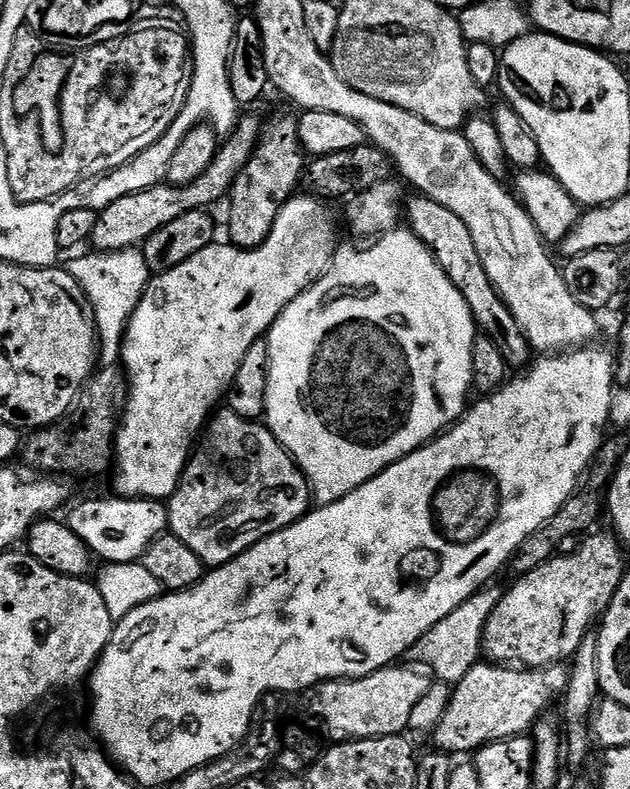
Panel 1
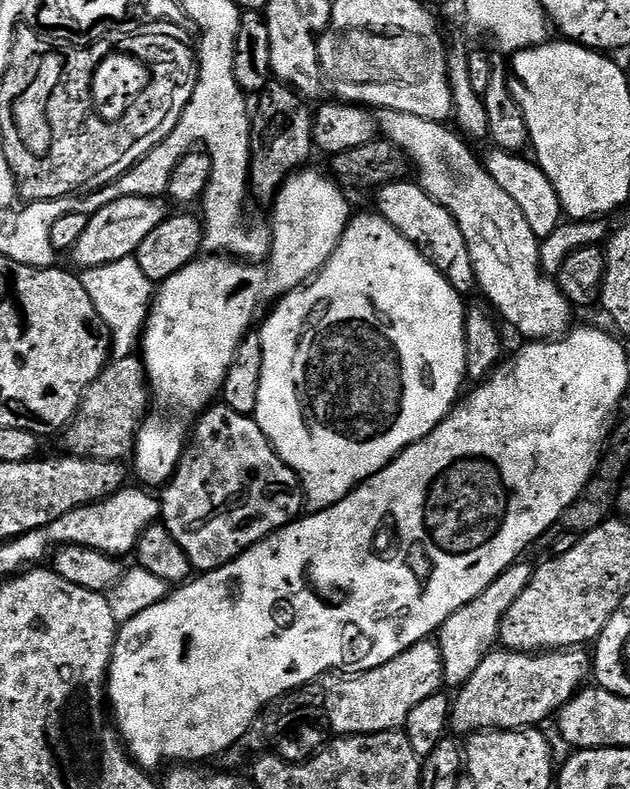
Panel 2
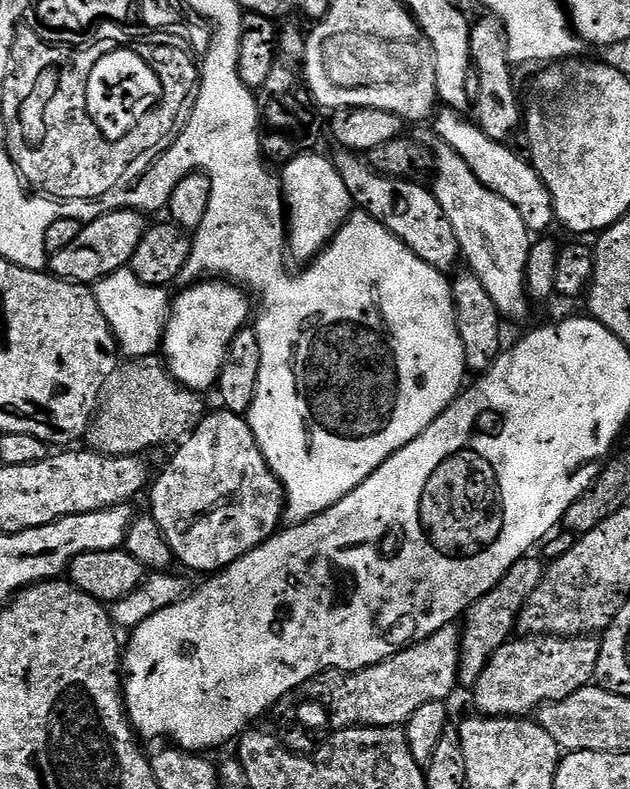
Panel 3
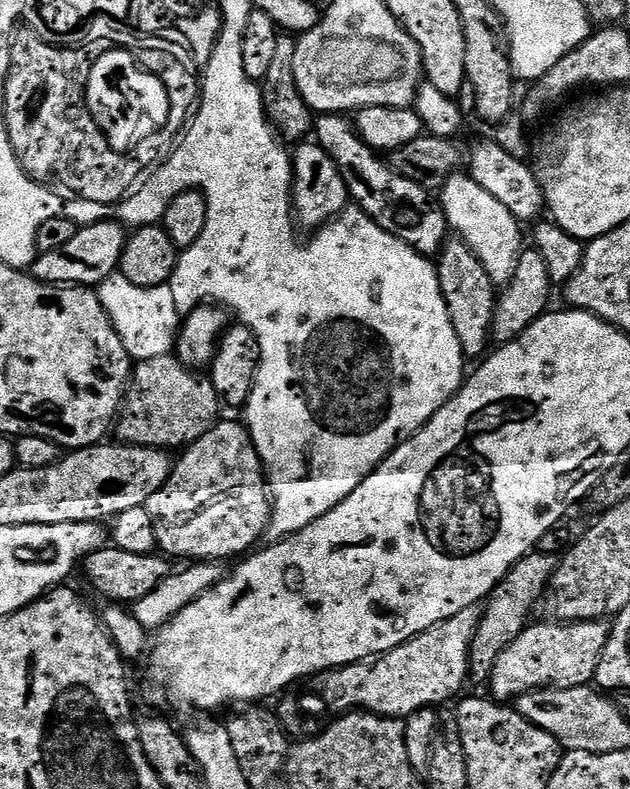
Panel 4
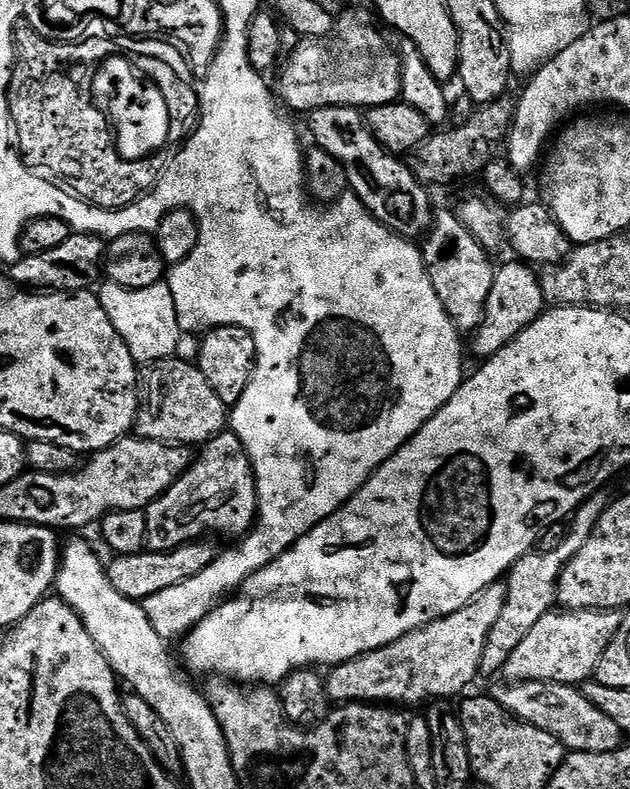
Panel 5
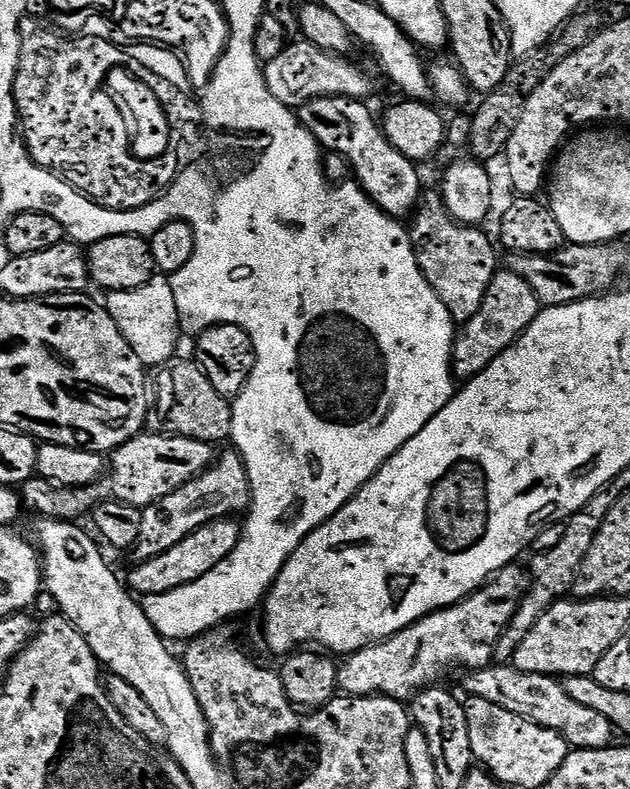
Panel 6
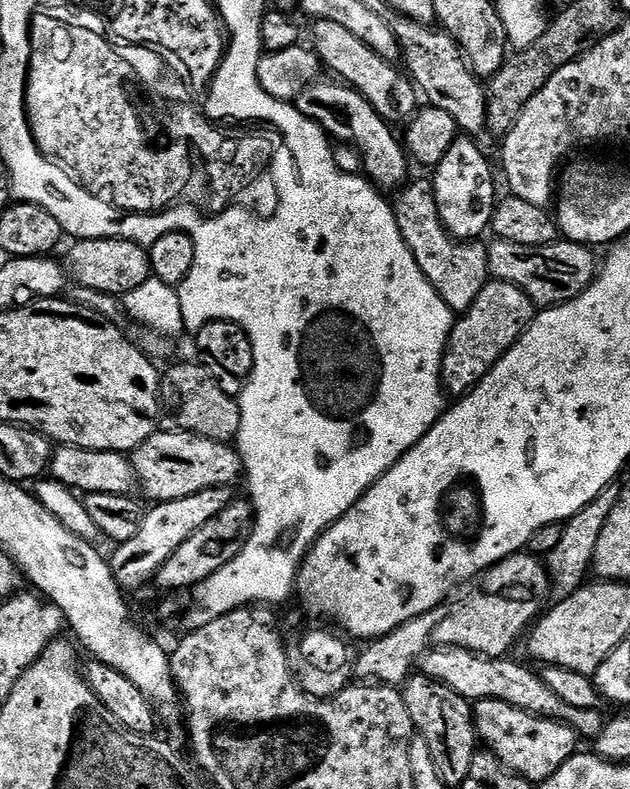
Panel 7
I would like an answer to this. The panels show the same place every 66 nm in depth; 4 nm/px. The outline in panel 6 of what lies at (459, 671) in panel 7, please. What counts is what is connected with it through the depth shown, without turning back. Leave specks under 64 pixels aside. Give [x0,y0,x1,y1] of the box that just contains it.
[464,663,614,749]

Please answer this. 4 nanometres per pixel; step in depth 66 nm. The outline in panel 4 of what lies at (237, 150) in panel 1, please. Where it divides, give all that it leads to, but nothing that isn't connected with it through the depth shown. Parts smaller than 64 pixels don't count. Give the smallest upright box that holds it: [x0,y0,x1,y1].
[30,219,125,286]

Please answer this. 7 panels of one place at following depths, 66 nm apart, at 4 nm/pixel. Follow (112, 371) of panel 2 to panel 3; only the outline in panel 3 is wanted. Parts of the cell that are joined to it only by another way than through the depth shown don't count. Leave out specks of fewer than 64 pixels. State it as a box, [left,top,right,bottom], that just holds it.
[86,355,206,456]

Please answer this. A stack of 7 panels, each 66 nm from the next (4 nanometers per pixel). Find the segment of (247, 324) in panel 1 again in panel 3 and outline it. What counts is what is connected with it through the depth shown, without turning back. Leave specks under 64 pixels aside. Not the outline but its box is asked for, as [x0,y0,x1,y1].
[162,150,354,394]

